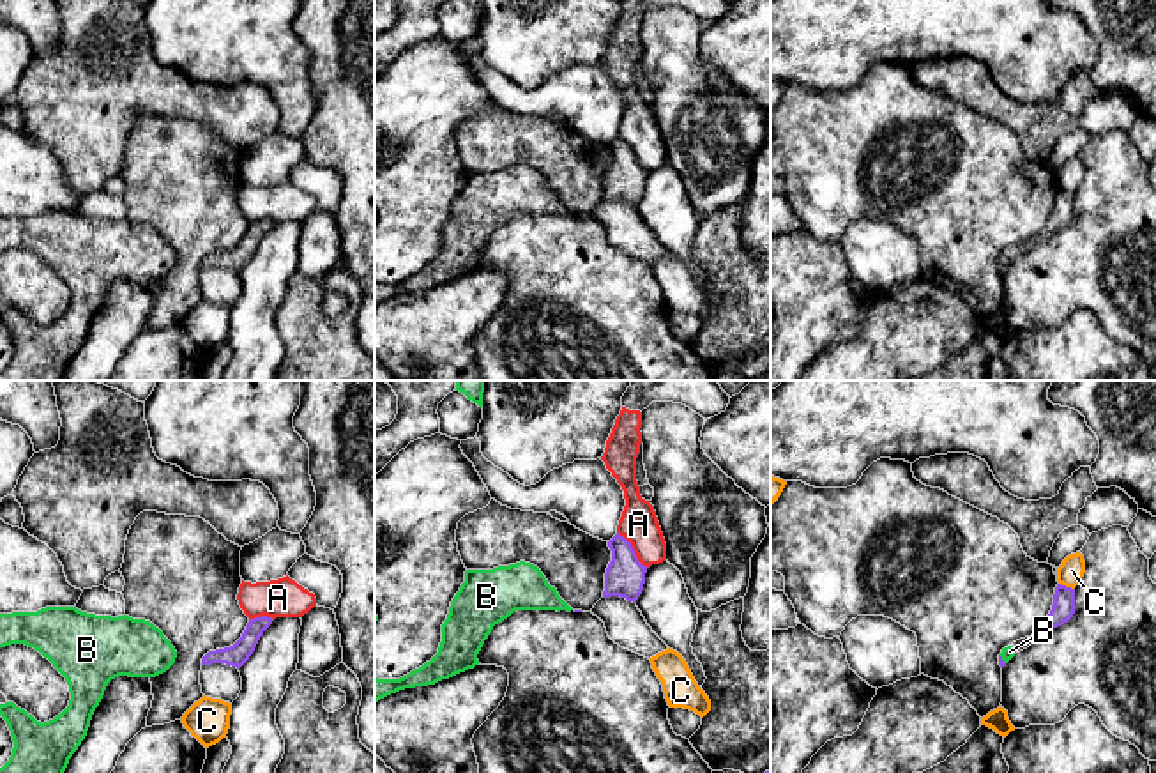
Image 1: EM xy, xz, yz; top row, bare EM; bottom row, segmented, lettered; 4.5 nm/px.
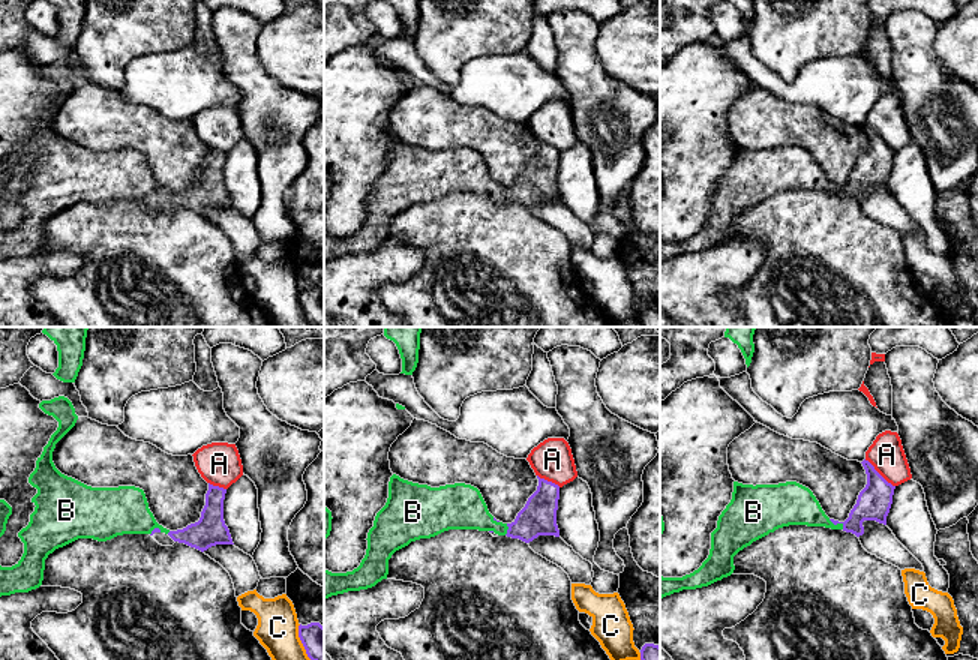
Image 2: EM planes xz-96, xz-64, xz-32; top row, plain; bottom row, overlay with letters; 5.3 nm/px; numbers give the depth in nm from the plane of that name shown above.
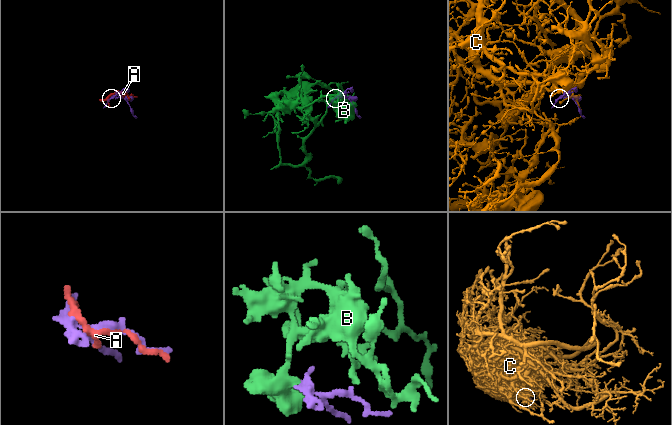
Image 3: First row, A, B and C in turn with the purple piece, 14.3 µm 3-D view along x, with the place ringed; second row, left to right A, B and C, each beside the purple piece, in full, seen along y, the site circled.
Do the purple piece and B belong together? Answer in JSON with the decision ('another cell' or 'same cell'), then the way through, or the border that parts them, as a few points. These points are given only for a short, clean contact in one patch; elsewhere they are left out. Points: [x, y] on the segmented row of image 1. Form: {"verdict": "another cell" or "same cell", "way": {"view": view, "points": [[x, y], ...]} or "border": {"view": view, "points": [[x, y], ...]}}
{"verdict": "same cell"}

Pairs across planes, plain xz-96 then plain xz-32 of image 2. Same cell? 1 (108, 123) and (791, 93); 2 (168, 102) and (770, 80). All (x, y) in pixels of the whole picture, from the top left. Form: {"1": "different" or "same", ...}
{"1": "different", "2": "same"}

